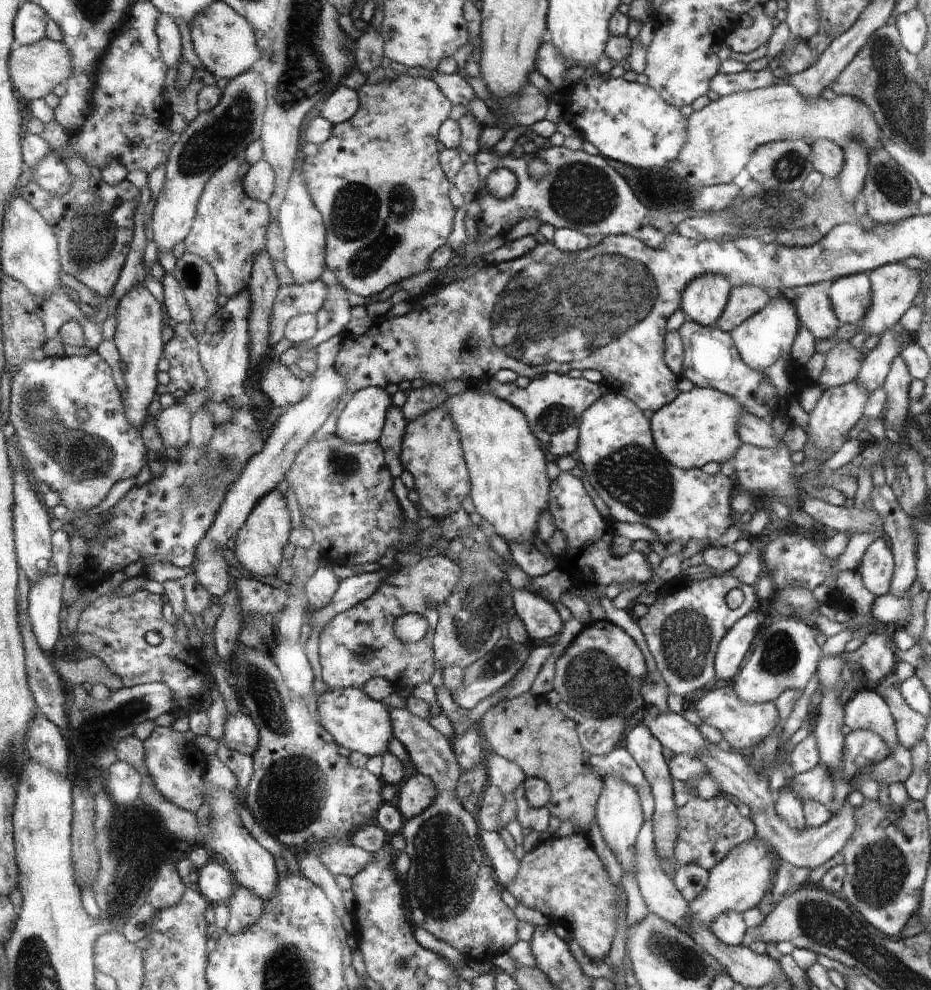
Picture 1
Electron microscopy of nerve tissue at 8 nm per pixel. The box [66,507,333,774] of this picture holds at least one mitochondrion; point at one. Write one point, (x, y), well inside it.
(96, 731)

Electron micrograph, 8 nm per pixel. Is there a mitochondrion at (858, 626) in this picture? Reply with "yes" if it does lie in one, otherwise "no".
no

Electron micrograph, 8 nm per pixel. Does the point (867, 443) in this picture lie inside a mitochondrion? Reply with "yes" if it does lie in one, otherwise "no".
no

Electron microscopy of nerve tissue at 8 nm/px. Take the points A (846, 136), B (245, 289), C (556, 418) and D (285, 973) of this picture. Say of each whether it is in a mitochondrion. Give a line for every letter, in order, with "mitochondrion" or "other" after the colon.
A: other
B: other
C: mitochondrion
D: mitochondrion

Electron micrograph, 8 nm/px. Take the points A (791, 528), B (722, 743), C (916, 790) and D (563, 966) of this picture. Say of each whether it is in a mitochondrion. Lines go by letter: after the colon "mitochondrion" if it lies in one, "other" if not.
A: other
B: other
C: other
D: mitochondrion

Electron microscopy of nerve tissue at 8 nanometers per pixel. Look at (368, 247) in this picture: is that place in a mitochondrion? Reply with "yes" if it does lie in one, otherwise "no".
yes

